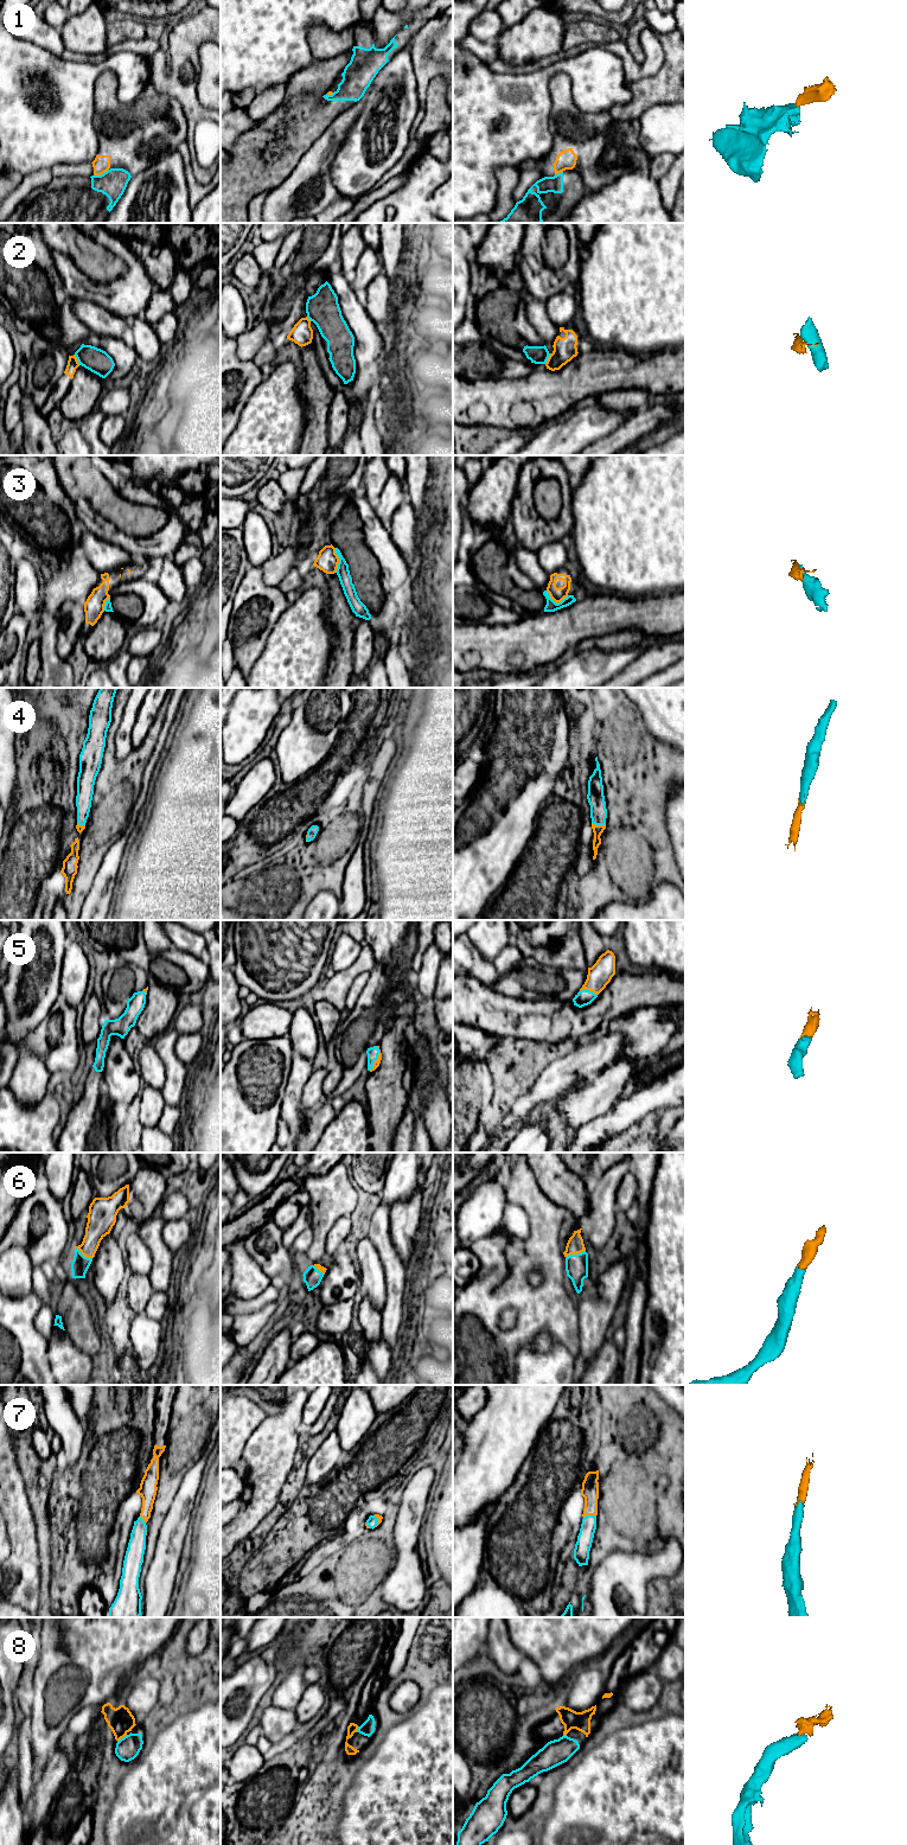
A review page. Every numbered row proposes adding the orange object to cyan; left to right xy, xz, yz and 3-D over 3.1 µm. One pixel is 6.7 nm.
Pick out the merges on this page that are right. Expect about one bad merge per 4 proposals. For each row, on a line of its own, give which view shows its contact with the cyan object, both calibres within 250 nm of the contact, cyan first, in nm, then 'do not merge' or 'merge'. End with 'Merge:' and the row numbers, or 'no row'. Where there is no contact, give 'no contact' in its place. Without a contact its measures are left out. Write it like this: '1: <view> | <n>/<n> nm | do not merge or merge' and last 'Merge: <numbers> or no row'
1: xy | 190/120 nm | do not merge
2: xy | 160/80 nm | do not merge
3: xz | 90/150 nm | do not merge
4: yz | 120/70 nm | merge
5: xz | 80/50 nm | merge
6: yz | 160/120 nm | merge
7: yz | 110/120 nm | merge
8: xy | 160/170 nm | merge
Merge: 4, 5, 6, 7, 8

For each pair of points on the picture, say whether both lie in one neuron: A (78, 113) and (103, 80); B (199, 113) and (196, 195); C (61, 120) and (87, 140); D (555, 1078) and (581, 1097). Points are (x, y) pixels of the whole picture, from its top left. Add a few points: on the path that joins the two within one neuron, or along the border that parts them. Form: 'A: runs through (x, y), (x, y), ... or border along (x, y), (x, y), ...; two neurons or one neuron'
A: border along (110, 70), (106, 70), (95, 83), (94, 121); two neurons
B: border along (191, 172), (198, 182), (208, 184); two neurons
C: runs through (66, 126), (81, 140); one neuron
D: border along (596, 1074), (580, 1083), (572, 1091); two neurons

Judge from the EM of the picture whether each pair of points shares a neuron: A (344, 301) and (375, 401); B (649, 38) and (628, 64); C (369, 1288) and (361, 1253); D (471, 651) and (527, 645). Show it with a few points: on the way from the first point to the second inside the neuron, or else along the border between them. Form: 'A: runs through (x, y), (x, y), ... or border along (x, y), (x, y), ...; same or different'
A: runs through (350, 326), (371, 376); same
B: runs through (649, 49), (649, 62), (639, 70); same
C: runs through (369, 1279), (368, 1262); same
D: runs through (485, 648), (512, 646); same

